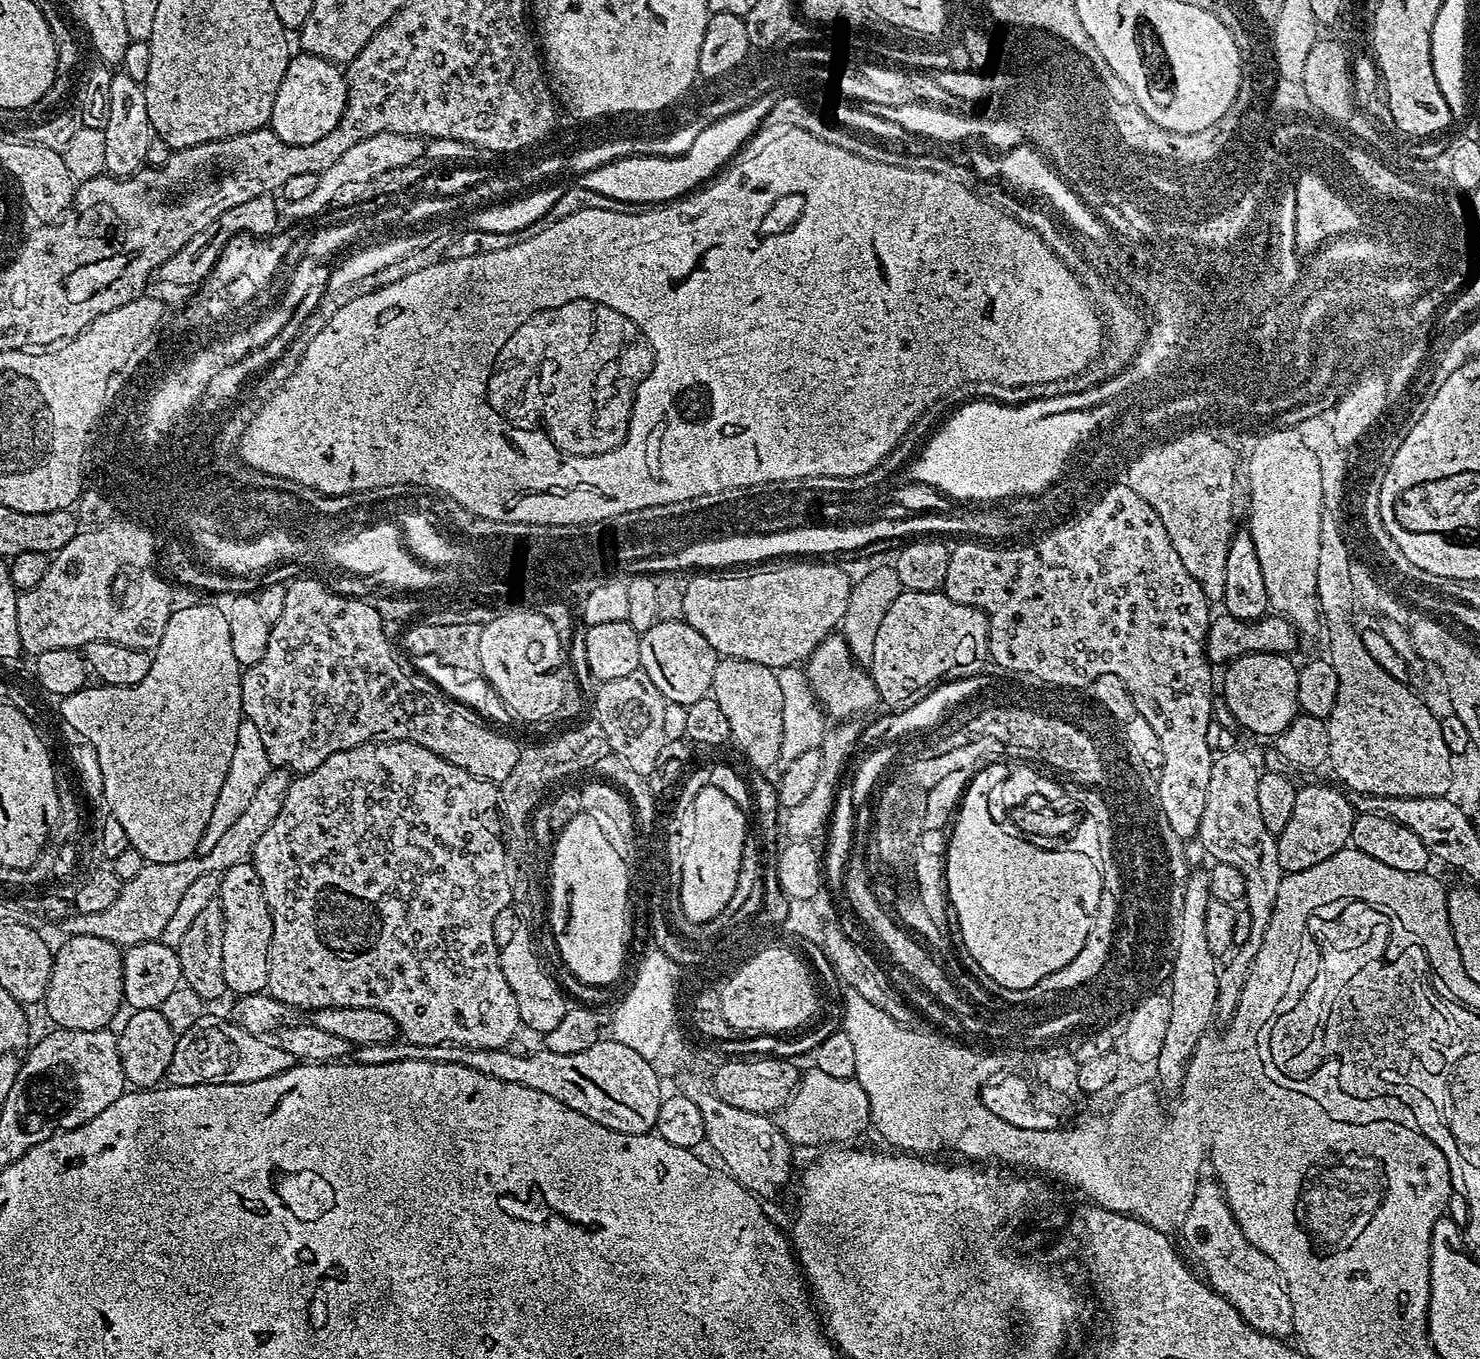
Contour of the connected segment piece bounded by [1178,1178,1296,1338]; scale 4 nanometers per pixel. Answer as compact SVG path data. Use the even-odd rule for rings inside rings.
M1204 1178L1197 1184L1196 1193L1190 1202L1190 1210L1186 1210L1186 1218L1180 1223L1178 1232L1179 1235L1184 1235L1184 1244L1188 1247L1187 1255L1190 1260L1190 1255L1192 1255L1191 1263L1199 1269L1206 1283L1219 1296L1226 1298L1226 1302L1230 1302L1230 1306L1234 1306L1234 1310L1238 1310L1238 1314L1242 1314L1242 1318L1247 1324L1254 1326L1254 1330L1267 1336L1288 1338L1286 1336L1293 1335L1296 1327L1294 1306L1290 1302L1286 1278L1282 1278L1282 1270L1278 1270L1278 1262L1274 1262L1274 1258L1270 1258L1270 1254L1262 1254L1262 1250L1258 1250L1258 1246L1254 1246L1246 1238L1246 1234L1242 1234L1238 1222L1224 1198L1224 1191L1215 1179Z

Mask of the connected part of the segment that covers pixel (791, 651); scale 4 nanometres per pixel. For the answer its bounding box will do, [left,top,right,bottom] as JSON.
[682,558,853,670]

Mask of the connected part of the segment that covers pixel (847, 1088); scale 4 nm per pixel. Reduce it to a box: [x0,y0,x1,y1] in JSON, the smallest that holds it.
[778,1066,872,1146]

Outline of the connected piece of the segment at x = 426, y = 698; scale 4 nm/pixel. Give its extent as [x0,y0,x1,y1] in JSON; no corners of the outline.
[240,576,521,786]

